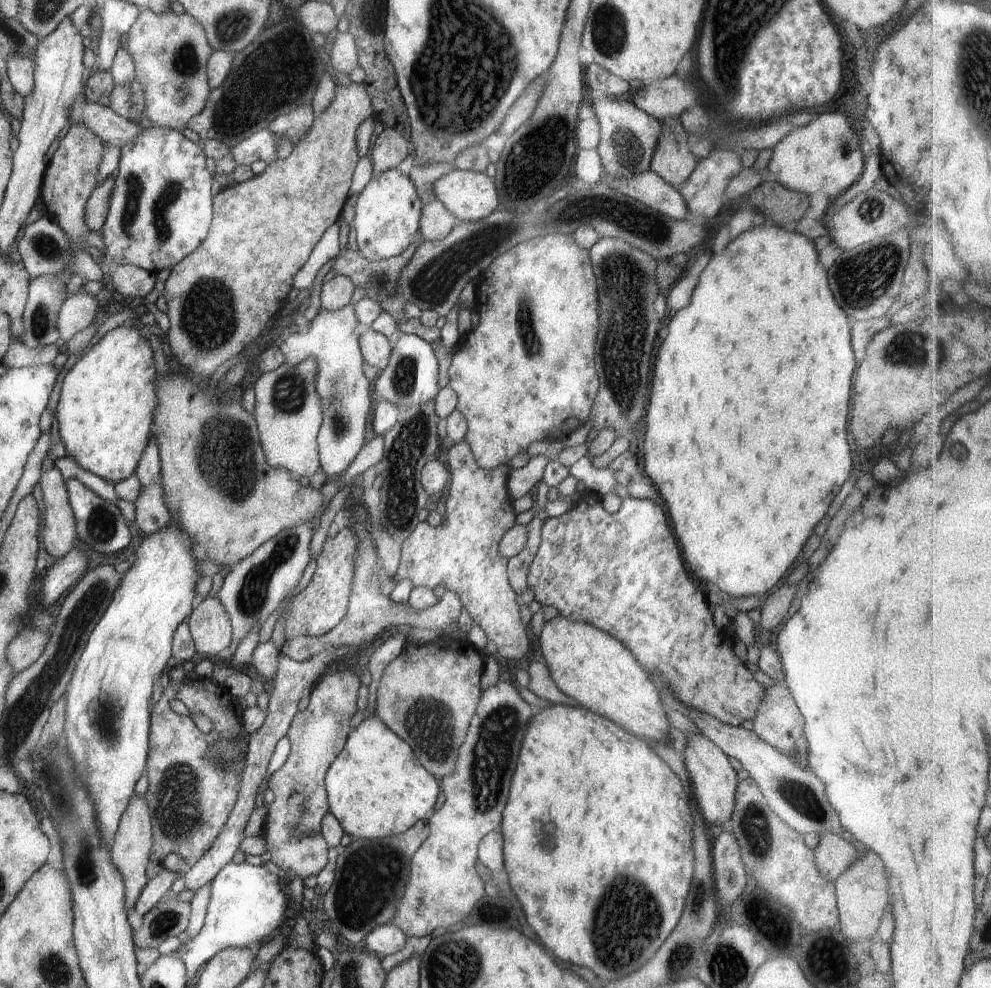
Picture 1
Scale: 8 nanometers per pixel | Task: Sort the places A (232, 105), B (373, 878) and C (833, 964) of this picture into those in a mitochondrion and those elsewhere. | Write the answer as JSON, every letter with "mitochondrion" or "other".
{"A":"mitochondrion","B":"mitochondrion","C":"other"}

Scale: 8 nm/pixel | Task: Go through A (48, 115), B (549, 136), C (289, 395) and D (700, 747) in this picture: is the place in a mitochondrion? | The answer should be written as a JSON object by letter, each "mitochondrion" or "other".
{"A":"other","B":"mitochondrion","C":"mitochondrion","D":"other"}

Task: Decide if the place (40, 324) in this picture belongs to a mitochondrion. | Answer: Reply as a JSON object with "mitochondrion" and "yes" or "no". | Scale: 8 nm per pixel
{"mitochondrion":"yes"}

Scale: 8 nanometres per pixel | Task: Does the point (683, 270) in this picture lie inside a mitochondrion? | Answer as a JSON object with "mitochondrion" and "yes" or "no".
{"mitochondrion":"no"}

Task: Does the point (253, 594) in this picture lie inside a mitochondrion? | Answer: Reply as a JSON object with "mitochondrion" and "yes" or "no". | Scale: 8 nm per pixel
{"mitochondrion":"yes"}

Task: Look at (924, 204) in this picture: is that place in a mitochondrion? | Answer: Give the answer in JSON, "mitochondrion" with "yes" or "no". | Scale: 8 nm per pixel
{"mitochondrion":"no"}

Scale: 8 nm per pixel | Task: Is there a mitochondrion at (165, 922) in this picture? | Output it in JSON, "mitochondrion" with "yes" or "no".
{"mitochondrion":"yes"}

